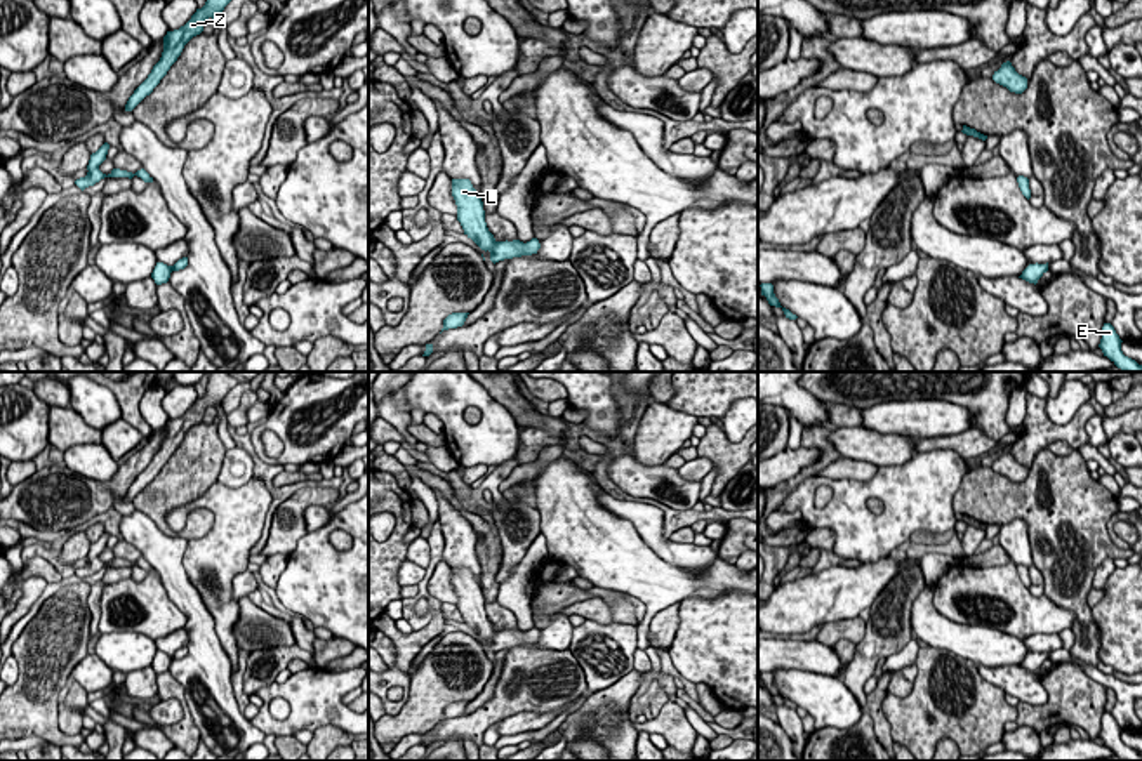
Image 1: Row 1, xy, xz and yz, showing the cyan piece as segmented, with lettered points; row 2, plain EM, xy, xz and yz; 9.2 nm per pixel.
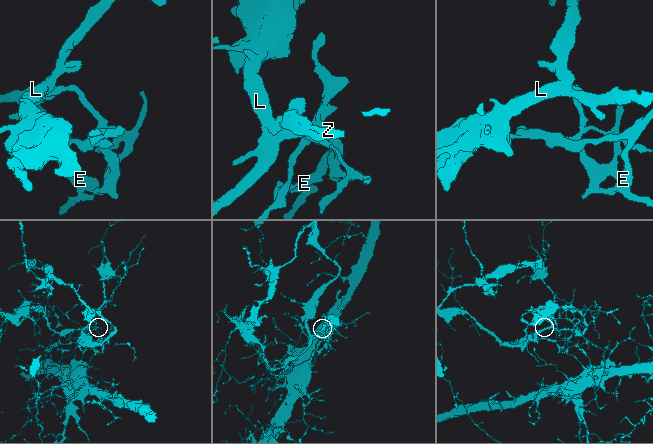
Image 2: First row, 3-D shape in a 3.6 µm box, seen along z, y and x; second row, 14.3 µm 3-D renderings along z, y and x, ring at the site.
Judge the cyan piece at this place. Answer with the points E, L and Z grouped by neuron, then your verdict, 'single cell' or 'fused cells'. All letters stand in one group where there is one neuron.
E / L Z; fused cells

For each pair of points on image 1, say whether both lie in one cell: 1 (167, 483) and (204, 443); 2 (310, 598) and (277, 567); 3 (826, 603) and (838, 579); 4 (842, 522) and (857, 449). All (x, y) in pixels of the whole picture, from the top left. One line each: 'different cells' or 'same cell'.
1: same cell
2: different cells
3: same cell
4: different cells

